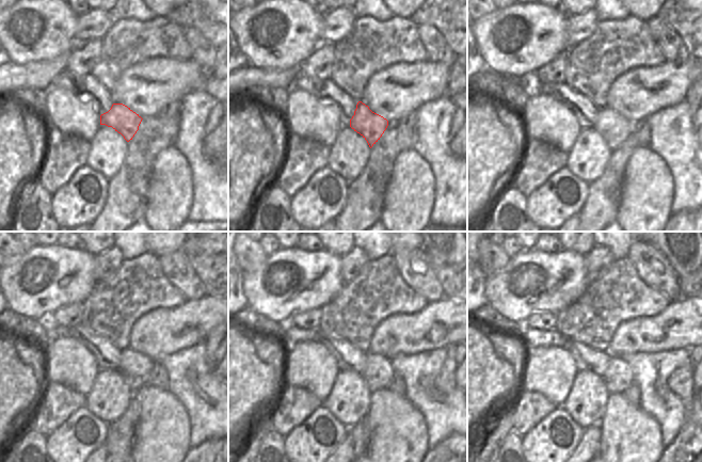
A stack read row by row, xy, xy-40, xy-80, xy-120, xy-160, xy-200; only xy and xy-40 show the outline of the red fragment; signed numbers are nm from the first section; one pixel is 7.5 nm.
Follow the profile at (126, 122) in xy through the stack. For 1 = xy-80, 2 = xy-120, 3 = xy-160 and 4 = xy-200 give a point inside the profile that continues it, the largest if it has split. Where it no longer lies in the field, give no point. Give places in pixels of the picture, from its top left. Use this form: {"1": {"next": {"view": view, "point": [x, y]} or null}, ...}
{"1": {"next": {"view": "xy-80", "point": [613, 127]}}, "2": {"next": {"view": "xy-120", "point": [136, 368]}}, "3": {"next": {"view": "xy-160", "point": [378, 373]}}, "4": {"next": {"view": "xy-200", "point": [618, 377]}}}

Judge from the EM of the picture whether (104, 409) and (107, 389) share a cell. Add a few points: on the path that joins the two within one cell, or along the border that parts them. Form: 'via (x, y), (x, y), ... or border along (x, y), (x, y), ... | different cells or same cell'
via (107, 404), (107, 394) | same cell

